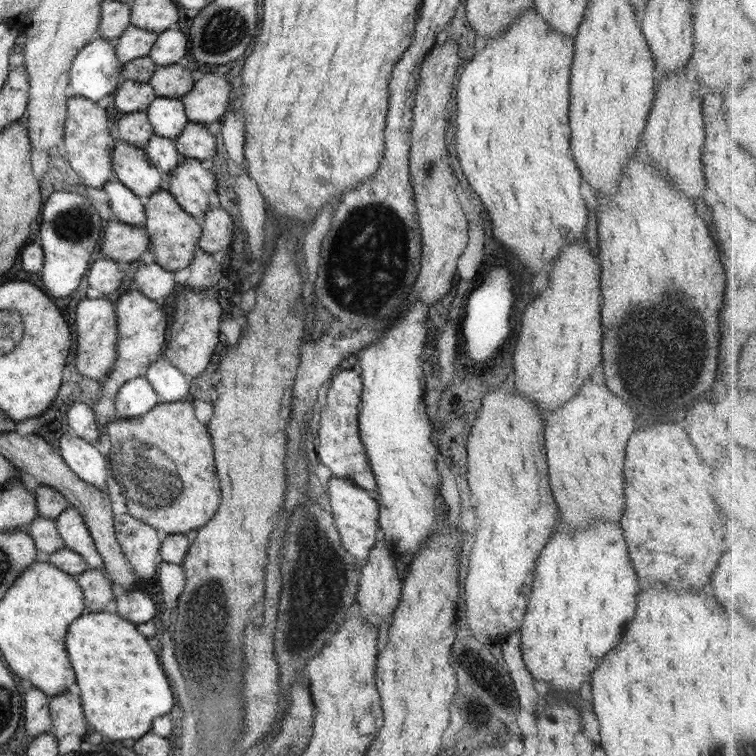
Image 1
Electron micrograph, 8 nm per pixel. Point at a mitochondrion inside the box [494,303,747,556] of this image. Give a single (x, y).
(650, 393)

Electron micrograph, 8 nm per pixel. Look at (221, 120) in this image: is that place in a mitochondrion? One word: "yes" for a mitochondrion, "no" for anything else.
no

